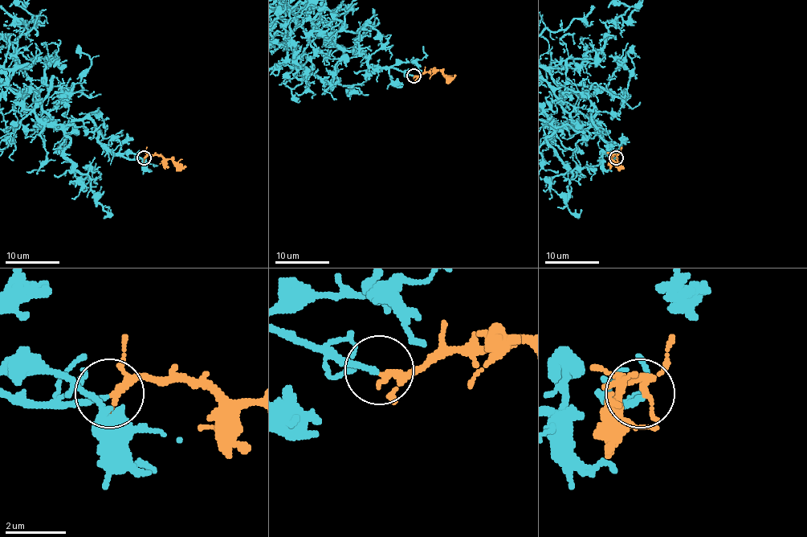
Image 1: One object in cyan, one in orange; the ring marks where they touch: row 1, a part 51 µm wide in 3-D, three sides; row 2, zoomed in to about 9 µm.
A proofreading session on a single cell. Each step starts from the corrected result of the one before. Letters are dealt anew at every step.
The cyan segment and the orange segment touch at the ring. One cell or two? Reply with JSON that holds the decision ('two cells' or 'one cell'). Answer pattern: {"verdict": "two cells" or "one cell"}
{"verdict": "one cell"}

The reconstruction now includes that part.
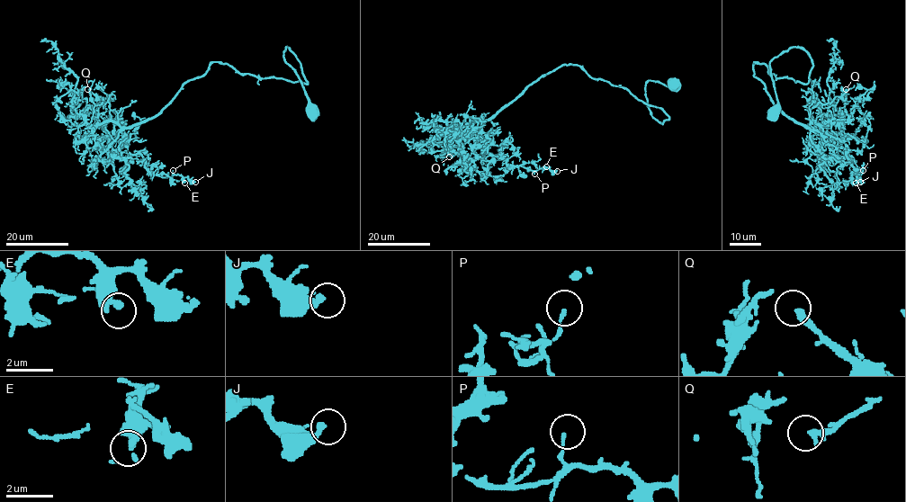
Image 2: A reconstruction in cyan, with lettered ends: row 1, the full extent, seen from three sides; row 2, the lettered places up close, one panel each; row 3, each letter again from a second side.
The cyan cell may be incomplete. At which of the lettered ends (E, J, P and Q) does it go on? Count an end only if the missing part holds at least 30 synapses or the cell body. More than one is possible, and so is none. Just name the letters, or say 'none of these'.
Q

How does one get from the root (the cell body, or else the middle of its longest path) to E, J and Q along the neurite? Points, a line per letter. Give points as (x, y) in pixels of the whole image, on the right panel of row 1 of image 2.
E: (775, 111), (770, 62), (801, 48), (806, 83), (756, 62), (753, 76), (846, 154), (856, 183)
J: (775, 111), (770, 62), (801, 48), (806, 83), (756, 62), (753, 76), (860, 182)
Q: (775, 111), (770, 62), (793, 48), (812, 64), (806, 83), (753, 65), (786, 116), (809, 127), (846, 89)

